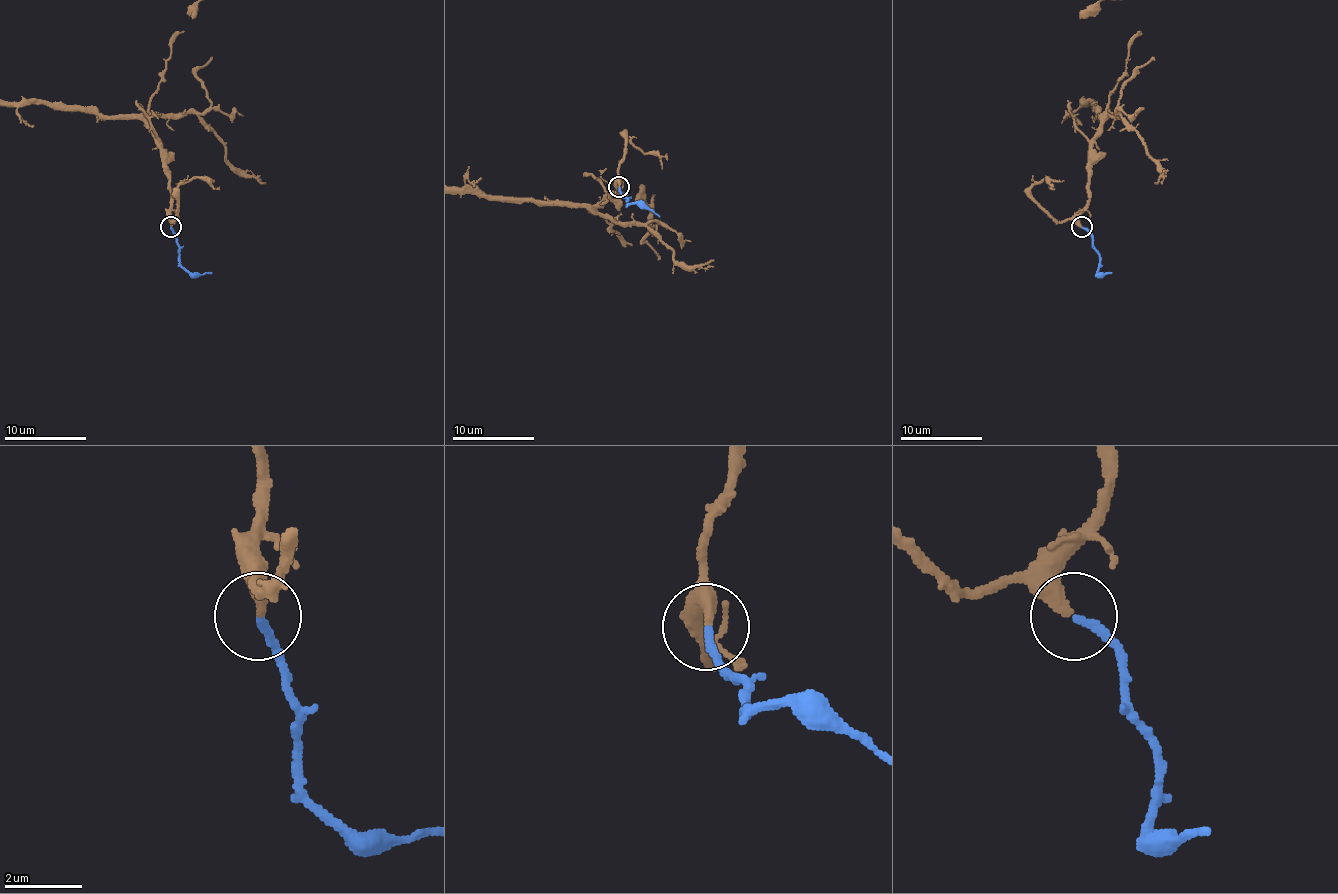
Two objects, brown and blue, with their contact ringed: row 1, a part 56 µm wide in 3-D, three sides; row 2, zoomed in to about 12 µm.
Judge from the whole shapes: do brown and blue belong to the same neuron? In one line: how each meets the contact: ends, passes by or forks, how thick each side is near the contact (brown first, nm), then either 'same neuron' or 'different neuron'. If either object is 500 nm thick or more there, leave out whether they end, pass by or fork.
brown ends there; blue ends there; 360 nm thick on the brown side, 200 nm on the other; same neuron

